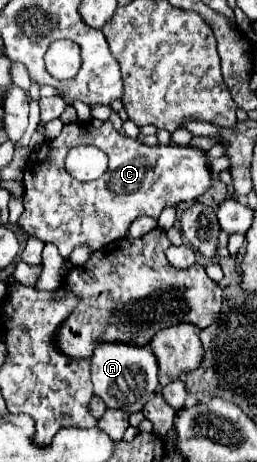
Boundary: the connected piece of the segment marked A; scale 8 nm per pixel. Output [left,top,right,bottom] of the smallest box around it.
[92,343,158,413]

